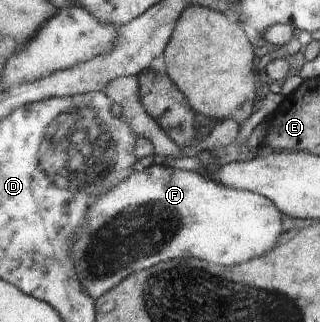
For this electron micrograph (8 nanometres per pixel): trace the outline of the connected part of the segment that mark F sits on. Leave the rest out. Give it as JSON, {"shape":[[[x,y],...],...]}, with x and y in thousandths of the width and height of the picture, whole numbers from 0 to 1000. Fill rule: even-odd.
{"shape":[[[453,506],[441,528],[419,528],[384,568],[322,599],[291,630],[272,699],[238,733],[222,773],[247,873],[297,935],[350,904],[416,848],[447,845],[491,817],[553,801],[613,801],[666,823],[722,829],[853,783],[878,745],[878,661],[822,606],[672,568],[616,543],[609,531],[547,525],[528,512]]]}

